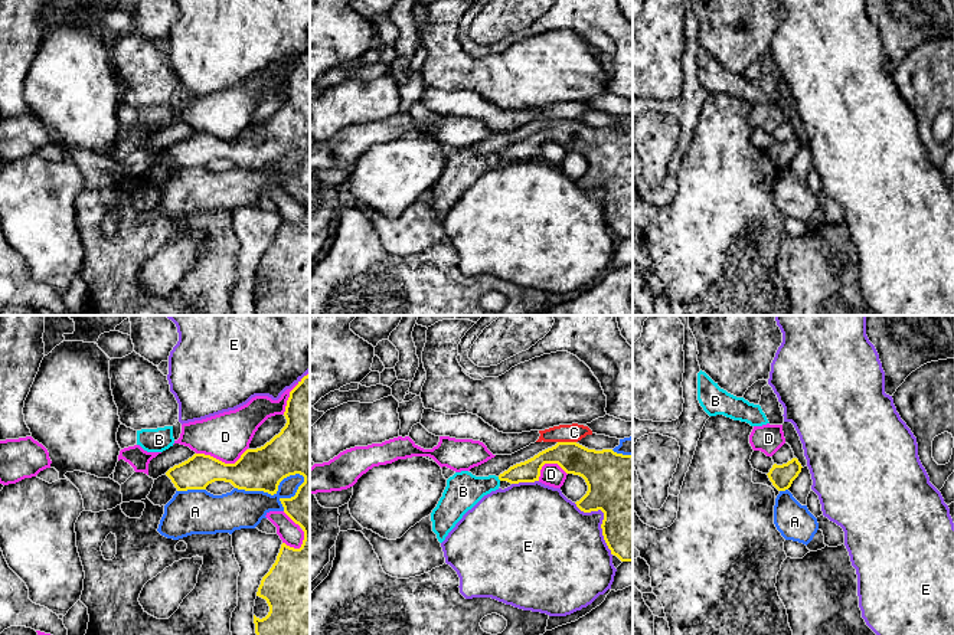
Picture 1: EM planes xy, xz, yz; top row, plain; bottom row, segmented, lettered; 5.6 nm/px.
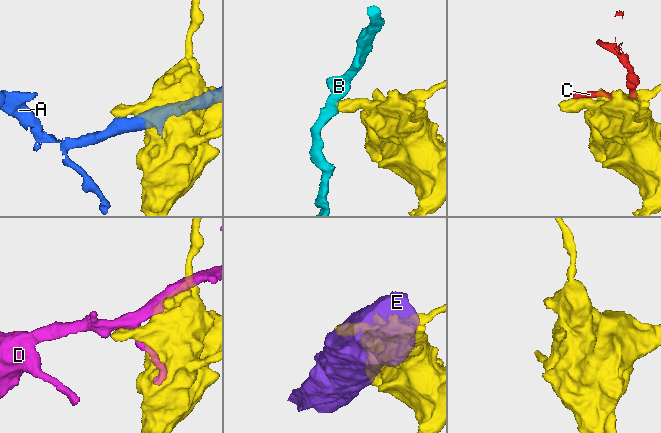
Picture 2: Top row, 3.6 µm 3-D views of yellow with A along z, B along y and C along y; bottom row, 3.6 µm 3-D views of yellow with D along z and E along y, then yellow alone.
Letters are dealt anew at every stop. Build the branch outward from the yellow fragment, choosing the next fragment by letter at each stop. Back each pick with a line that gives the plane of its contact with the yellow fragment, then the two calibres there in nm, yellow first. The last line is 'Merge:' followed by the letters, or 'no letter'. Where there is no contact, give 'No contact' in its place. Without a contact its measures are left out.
Merge: no letter

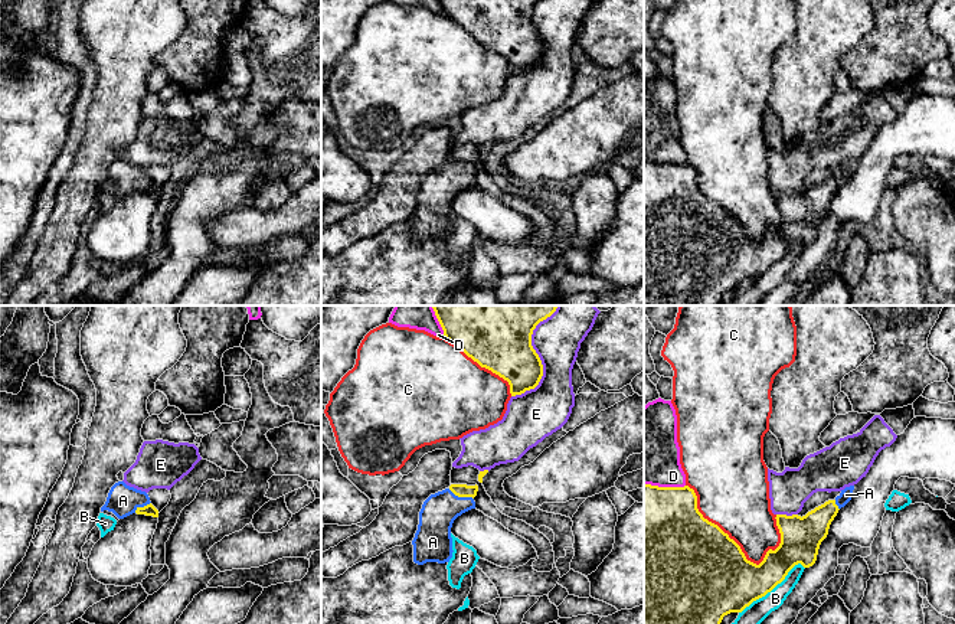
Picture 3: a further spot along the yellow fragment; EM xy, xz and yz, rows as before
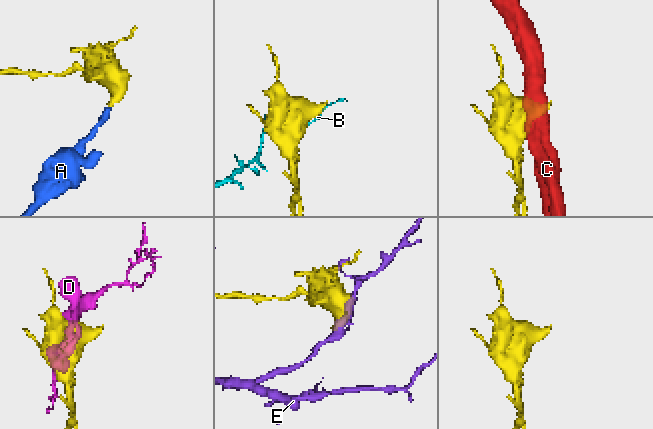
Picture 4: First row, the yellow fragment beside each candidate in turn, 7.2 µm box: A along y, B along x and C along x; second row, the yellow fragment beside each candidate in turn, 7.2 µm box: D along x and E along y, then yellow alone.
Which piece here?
A: Touches yellow in xz. Thickness 80 nm (yellow) against 200 nm
Merge: A

